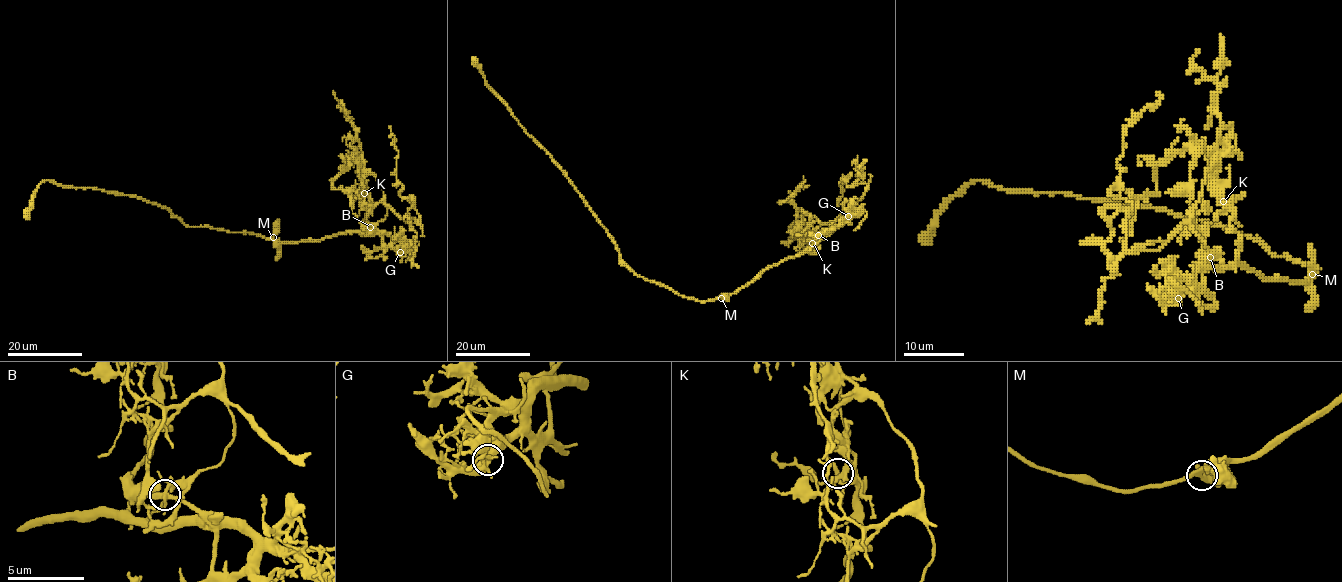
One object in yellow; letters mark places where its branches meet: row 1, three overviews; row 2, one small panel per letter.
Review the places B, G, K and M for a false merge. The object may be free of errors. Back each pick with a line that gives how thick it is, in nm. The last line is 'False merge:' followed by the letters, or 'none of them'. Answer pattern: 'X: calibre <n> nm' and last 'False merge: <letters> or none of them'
B: calibre 320 nm
False merge: B

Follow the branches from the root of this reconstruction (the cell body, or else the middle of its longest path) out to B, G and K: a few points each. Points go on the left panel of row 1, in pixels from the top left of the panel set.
B: (253, 234), (277, 242), (319, 241), (339, 233), (366, 233), (371, 227)
G: (253, 234), (277, 242), (319, 241), (339, 233), (386, 234), (400, 252)
K: (253, 234), (277, 242), (302, 242), (360, 231), (371, 207), (369, 196), (364, 193)

